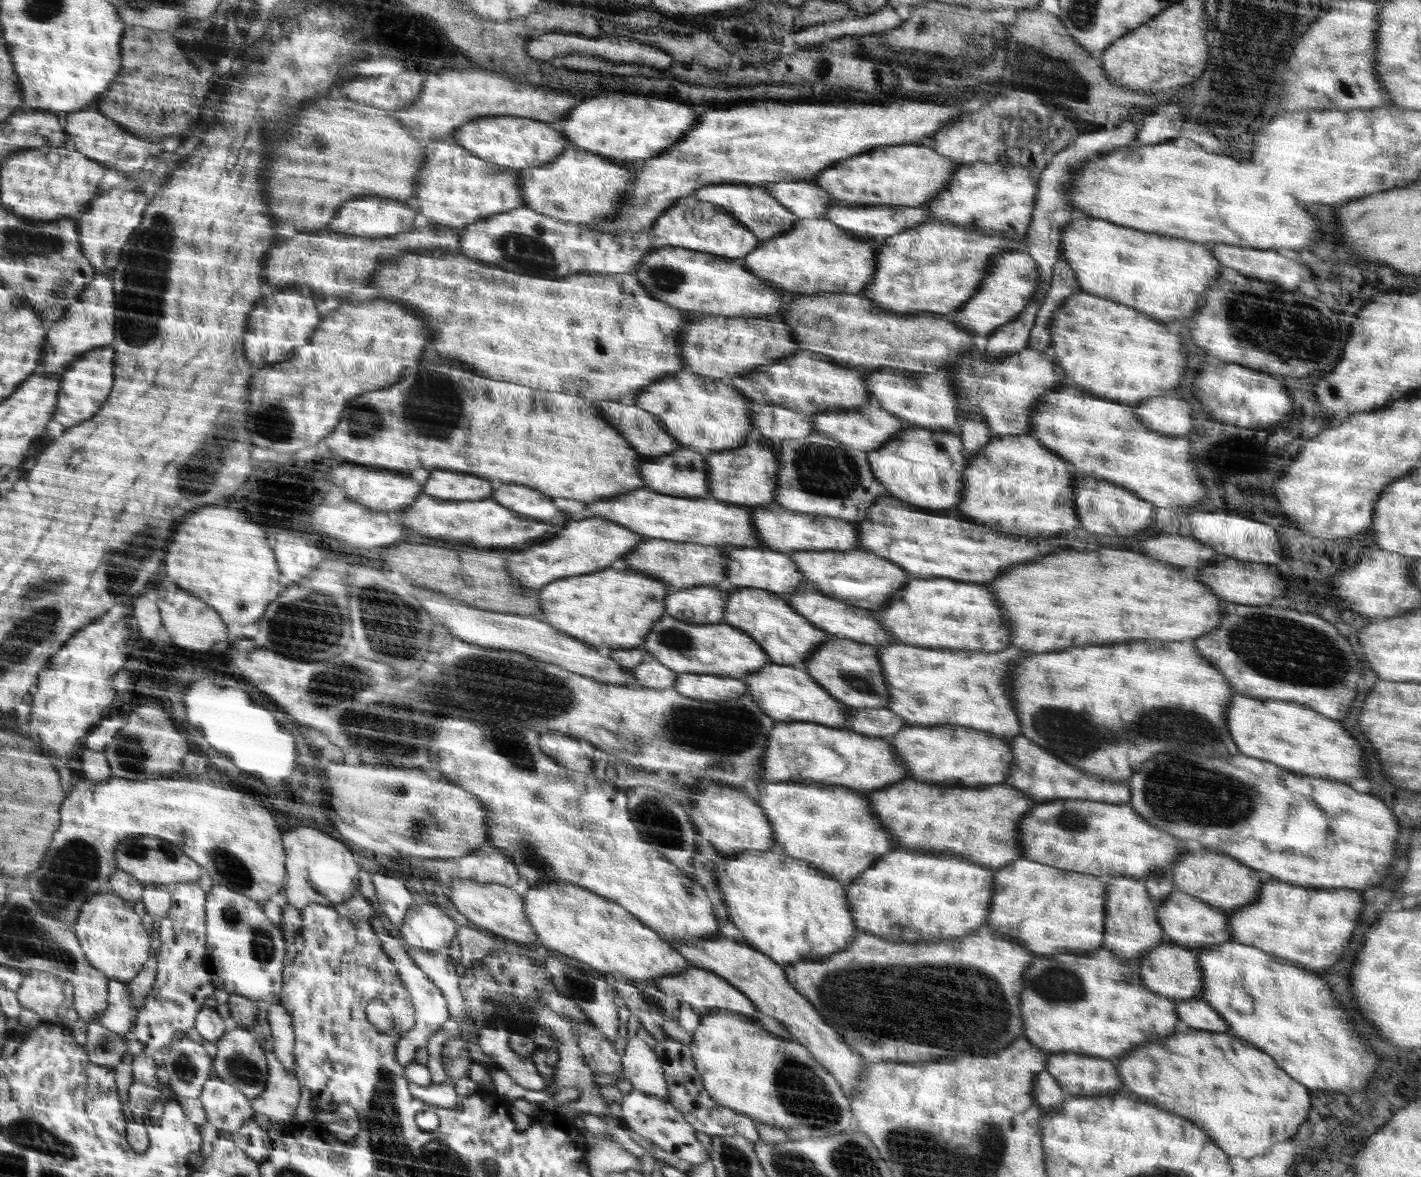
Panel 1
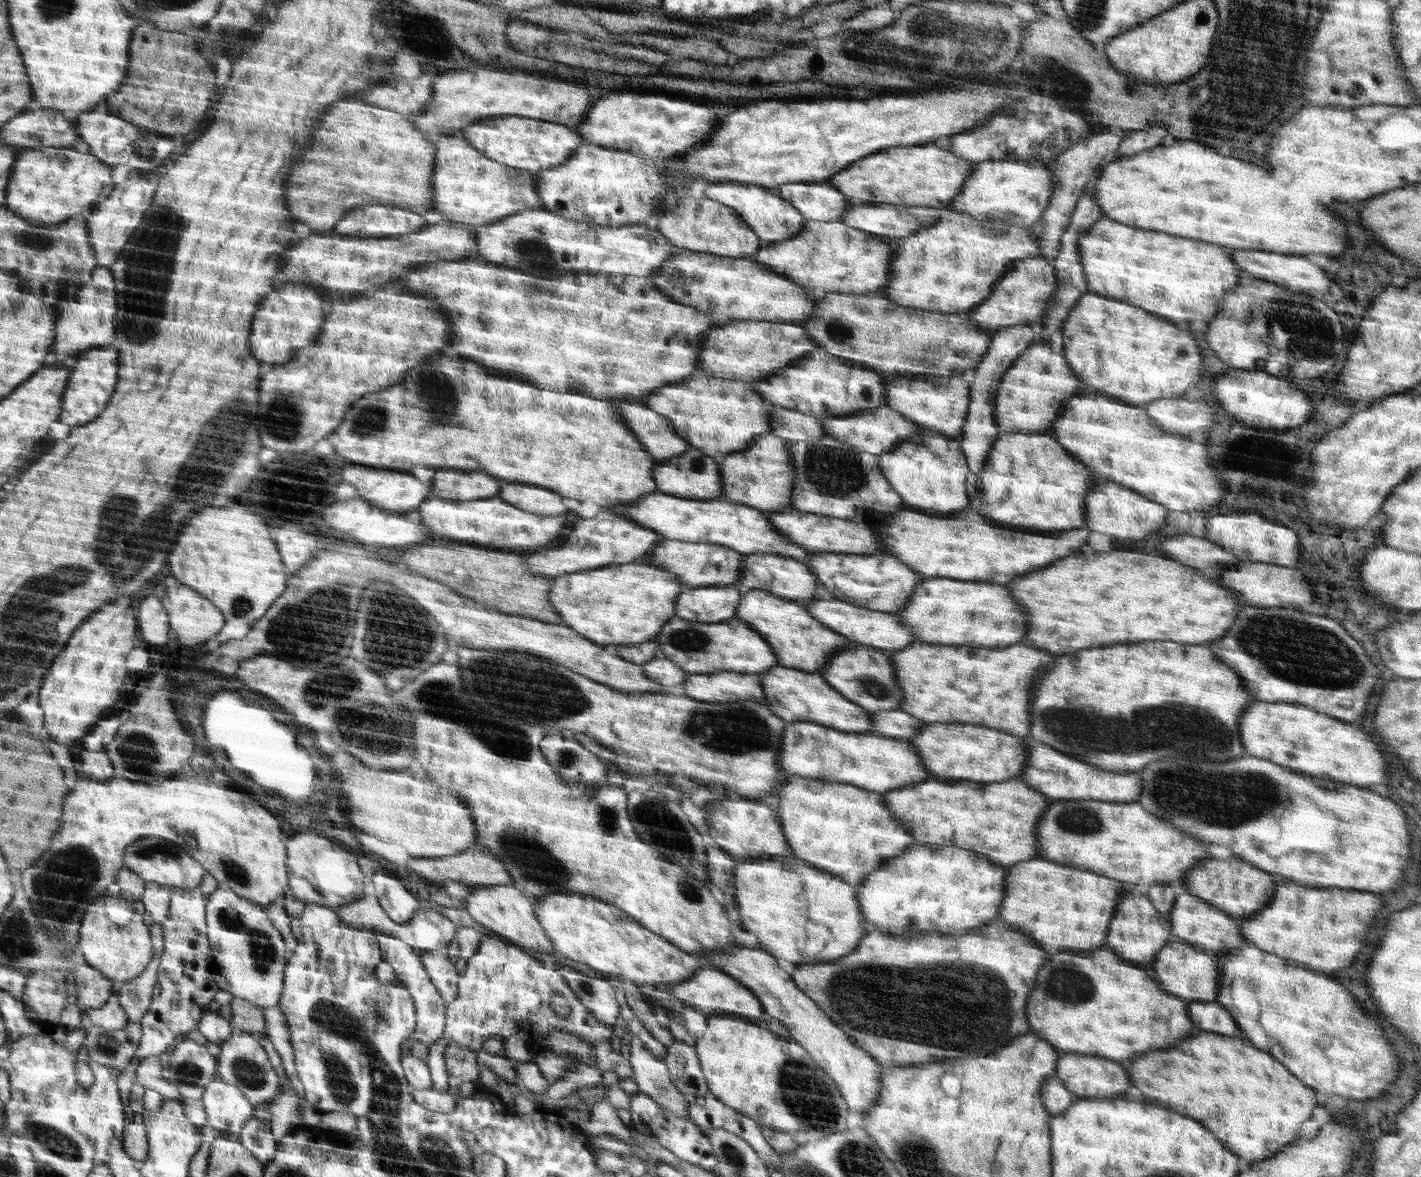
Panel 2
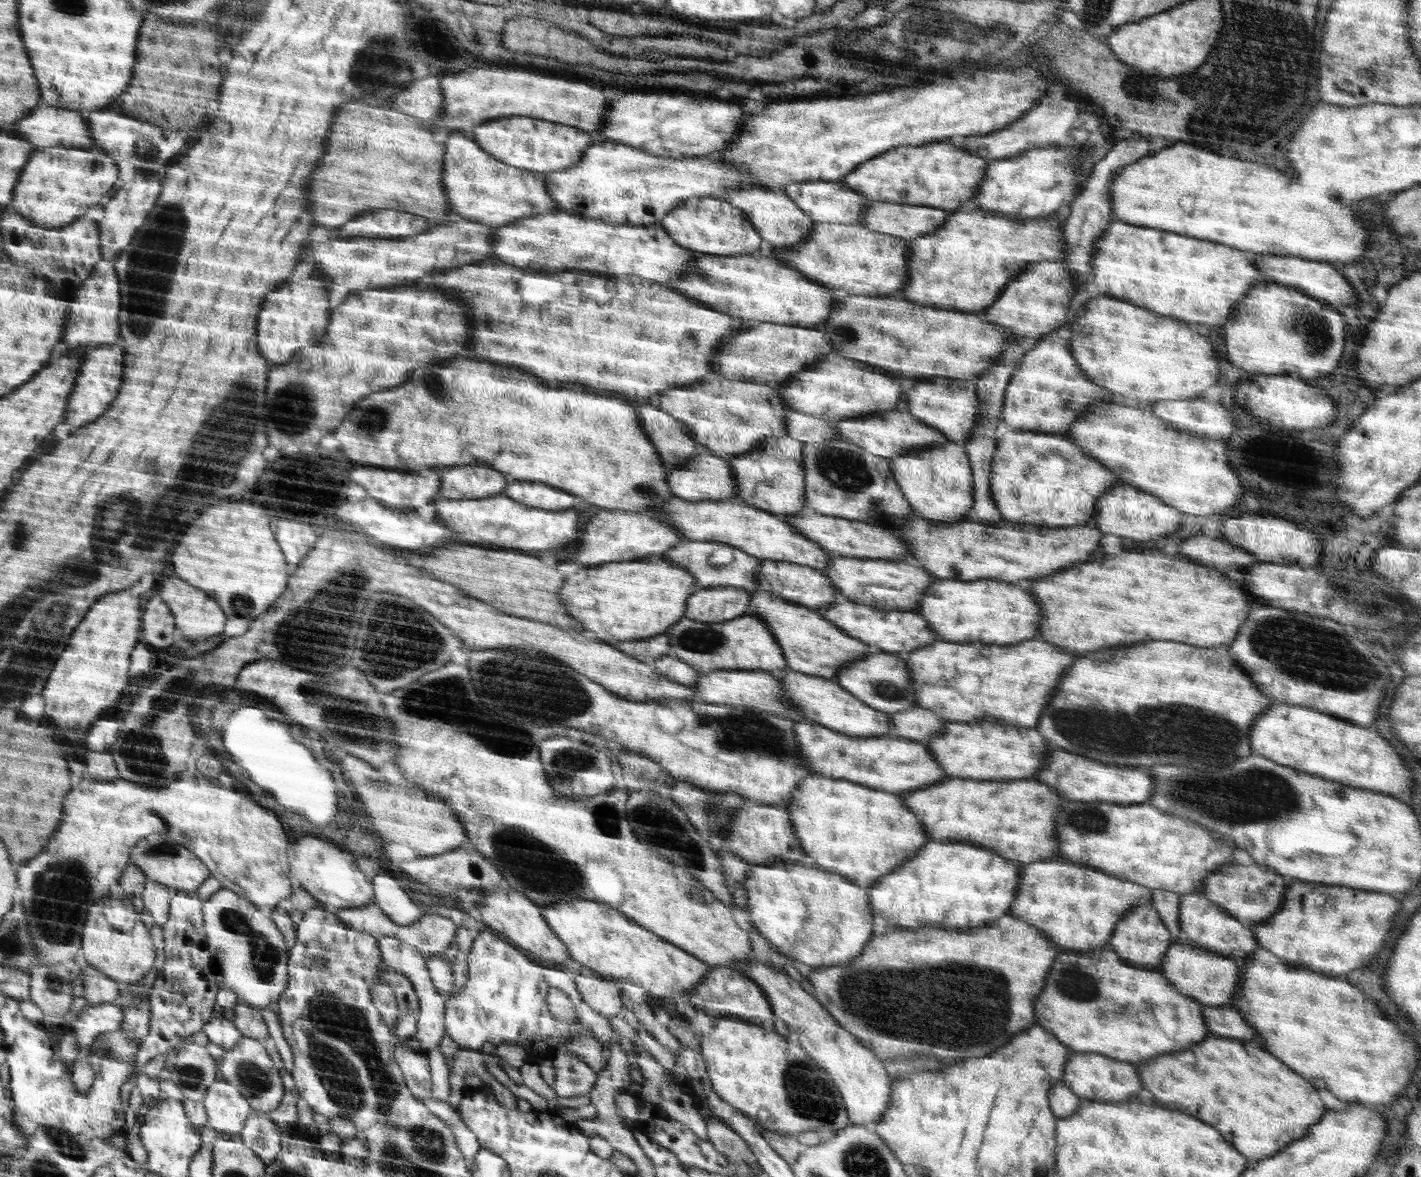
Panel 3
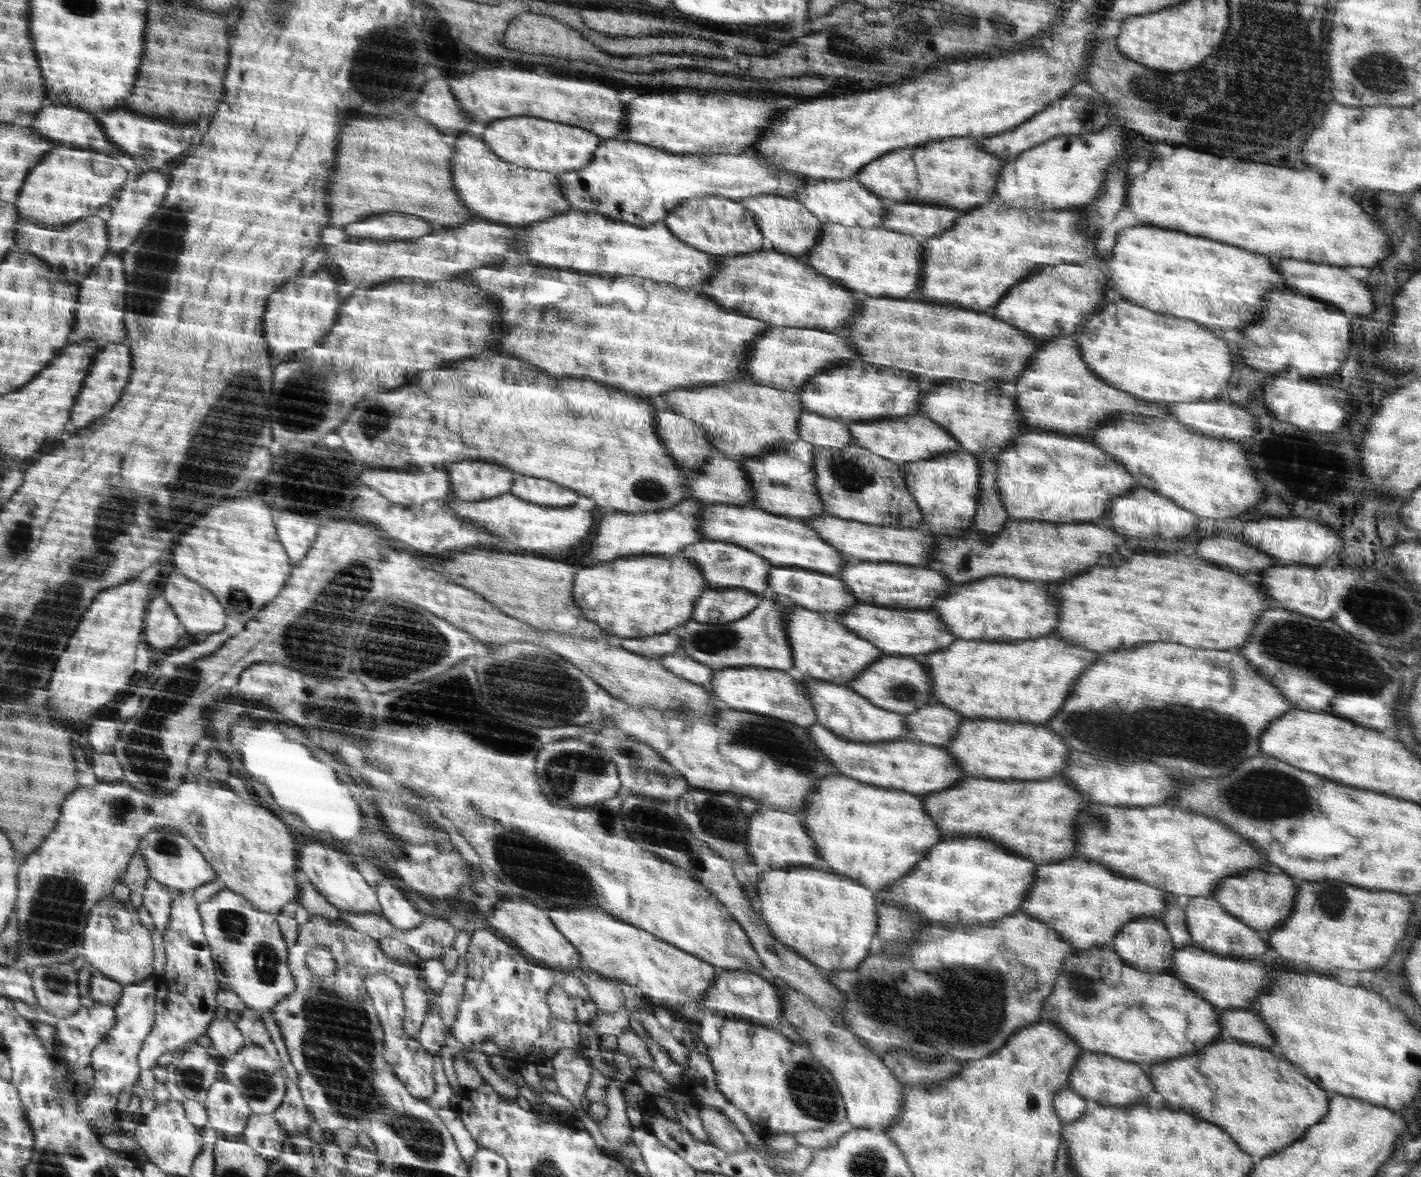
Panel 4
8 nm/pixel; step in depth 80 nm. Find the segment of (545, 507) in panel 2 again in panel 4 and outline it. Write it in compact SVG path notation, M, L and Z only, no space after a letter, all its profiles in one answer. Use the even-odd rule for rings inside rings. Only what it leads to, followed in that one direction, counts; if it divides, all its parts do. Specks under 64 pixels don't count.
M520 476L520 480L513 482L512 493L518 498L533 502L534 504L545 504L550 507L570 507L578 500L578 493L571 488L550 480L538 480L530 476Z

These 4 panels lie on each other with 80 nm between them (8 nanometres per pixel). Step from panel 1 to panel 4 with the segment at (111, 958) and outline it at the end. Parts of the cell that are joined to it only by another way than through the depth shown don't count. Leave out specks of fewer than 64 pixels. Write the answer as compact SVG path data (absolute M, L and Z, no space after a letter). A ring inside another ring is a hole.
M113 899L102 900L90 915L90 924L86 929L85 958L95 970L111 976L126 986L147 981L155 977L156 954L154 954L152 930L142 924L137 913L134 915L133 926L128 930L120 930L110 916L114 904Z

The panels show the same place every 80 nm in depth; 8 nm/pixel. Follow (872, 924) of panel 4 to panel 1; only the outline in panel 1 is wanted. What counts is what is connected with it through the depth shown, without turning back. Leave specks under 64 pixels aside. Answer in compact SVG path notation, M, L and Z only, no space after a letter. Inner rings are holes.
M774 847L768 851L744 851L743 853L728 856L715 866L715 874L717 874L717 887L722 892L722 898L724 899L724 907L728 911L728 919L731 924L736 926L745 938L745 942L757 949L758 952L766 953L766 956L772 957L779 964L787 963L803 963L812 962L814 960L820 960L838 954L845 950L850 943L853 942L860 930L856 927L856 921L854 921L853 910L848 901L848 895L846 895L846 885L843 885L835 877L830 877L828 874L822 873L820 870L814 868L807 860L796 859L793 856L788 856L782 848Z

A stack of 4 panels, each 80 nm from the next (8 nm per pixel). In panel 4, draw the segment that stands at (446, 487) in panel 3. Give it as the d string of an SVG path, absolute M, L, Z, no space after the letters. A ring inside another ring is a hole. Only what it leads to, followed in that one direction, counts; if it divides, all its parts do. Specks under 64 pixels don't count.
M458 462L450 466L449 480L458 501L481 501L512 492L516 472L484 462Z

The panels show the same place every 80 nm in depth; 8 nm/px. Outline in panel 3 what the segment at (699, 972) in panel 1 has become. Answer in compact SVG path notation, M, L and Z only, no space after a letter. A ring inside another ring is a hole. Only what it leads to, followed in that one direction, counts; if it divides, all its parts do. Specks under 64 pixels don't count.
M713 965L706 976L706 980L686 995L686 998L695 1004L703 1014L713 1015L716 1018L730 1017L732 1019L750 1019L755 1022L763 1020L775 1020L772 1003L764 989L752 979L746 976L744 971L738 971L734 967Z

